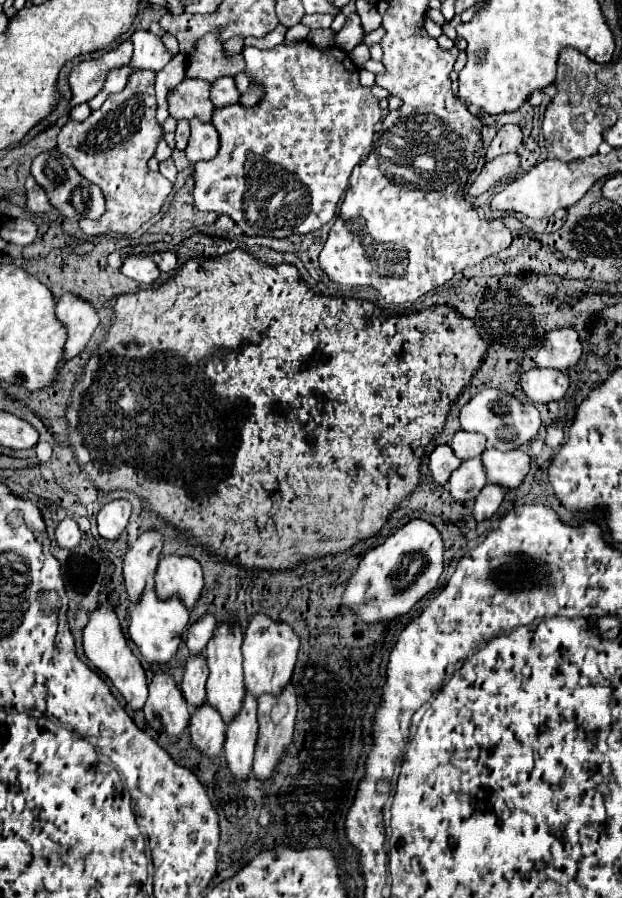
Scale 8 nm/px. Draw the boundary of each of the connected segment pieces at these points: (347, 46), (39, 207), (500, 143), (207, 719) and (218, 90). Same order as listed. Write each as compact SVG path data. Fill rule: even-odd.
M352 13L346 17L344 27L336 33L336 47L350 53L356 45L362 43L362 39L364 39L364 27L360 23L358 13Z
M34 177L26 179L26 207L36 213L36 215L44 215L44 213L52 213L54 207L50 205L50 201L46 199L46 193L40 185L34 183Z
M504 125L496 137L492 139L488 151L486 151L486 161L492 161L498 155L504 153L514 153L522 145L522 131L518 125Z
M208 703L192 713L188 731L192 737L192 745L200 755L214 759L224 751L226 725L222 723L218 711L212 709Z
M220 77L214 81L212 85L212 93L210 93L210 99L214 103L214 107L226 107L226 105L232 105L240 99L240 93L234 85L234 79L232 77Z

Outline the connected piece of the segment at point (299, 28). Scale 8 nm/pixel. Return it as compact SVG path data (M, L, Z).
M297 24L288 29L285 35L285 44L289 44L292 41L305 39L310 31L310 28L302 24Z

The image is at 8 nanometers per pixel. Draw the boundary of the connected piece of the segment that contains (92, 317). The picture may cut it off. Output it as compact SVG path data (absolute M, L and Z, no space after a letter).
M62 295L56 303L56 317L68 331L68 341L64 345L62 359L72 359L80 355L98 327L98 315L90 303L76 295Z

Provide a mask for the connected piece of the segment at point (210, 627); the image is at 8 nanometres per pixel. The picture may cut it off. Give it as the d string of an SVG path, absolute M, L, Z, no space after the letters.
M204 615L200 621L190 625L186 645L188 645L192 655L202 655L204 653L206 645L210 643L210 639L214 635L214 629L216 629L216 619L212 615Z

